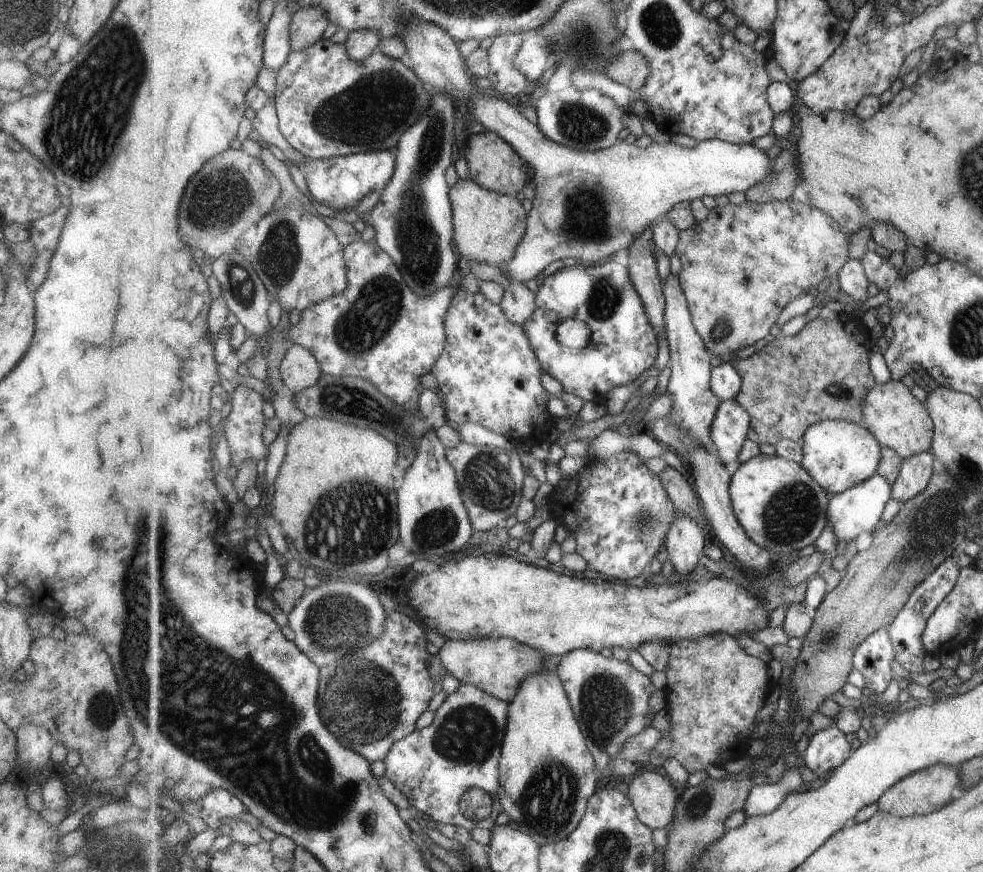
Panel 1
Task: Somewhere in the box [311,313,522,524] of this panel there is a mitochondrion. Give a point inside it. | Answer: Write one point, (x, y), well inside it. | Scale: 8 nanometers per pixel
(343, 399)

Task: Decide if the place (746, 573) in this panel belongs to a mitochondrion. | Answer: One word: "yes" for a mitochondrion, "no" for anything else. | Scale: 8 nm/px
no

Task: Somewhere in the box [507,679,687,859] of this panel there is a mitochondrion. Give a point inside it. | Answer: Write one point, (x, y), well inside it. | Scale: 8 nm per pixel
(548, 800)

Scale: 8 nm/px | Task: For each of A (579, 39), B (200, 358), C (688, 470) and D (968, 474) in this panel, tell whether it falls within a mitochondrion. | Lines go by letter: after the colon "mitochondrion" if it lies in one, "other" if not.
A: mitochondrion
B: other
C: other
D: mitochondrion

